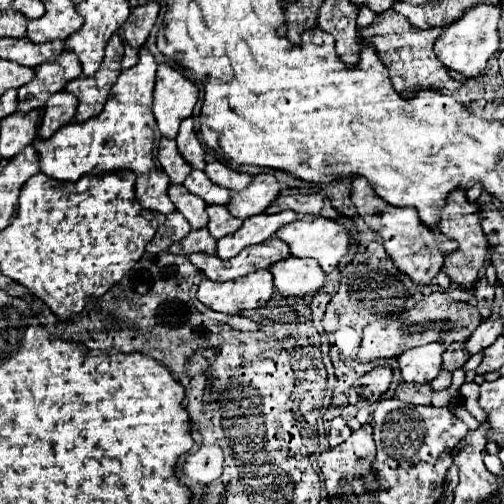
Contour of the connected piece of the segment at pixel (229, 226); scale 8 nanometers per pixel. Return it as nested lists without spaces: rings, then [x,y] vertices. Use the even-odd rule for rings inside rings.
[[[210,204],[206,208],[208,216],[210,216],[210,222],[208,222],[208,230],[210,234],[218,240],[226,234],[232,234],[236,232],[240,226],[242,226],[242,220],[240,218],[234,218],[226,206],[216,206],[216,204]]]

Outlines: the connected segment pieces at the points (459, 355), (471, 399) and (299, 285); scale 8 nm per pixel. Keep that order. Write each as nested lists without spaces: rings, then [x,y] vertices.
[[[454,342],[454,344],[446,346],[442,366],[444,366],[444,370],[450,370],[450,372],[452,372],[452,370],[464,366],[468,358],[470,358],[470,354],[468,354],[466,350],[462,350],[462,344],[460,344],[460,342]]]
[[[465,382],[460,388],[460,393],[465,399],[465,408],[482,423],[488,421],[488,417],[478,404],[479,389],[480,387],[475,387],[475,382]]]
[[[290,256],[288,260],[270,266],[274,276],[274,286],[282,296],[306,296],[316,294],[324,282],[326,274],[314,260],[300,260]]]

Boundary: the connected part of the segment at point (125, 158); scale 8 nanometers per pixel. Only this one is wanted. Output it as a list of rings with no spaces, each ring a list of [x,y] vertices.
[[[142,48],[138,54],[138,64],[124,70],[116,86],[112,88],[104,110],[78,124],[70,122],[56,130],[48,140],[34,140],[32,146],[40,154],[40,170],[56,180],[76,182],[84,174],[102,174],[110,170],[132,170],[136,174],[136,200],[146,210],[156,210],[162,214],[174,212],[174,204],[168,198],[170,178],[162,170],[156,158],[160,132],[152,114],[152,90],[156,78],[156,60]]]

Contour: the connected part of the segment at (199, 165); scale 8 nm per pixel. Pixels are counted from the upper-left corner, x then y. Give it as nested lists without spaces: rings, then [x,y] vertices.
[[[186,118],[180,126],[180,132],[178,132],[178,150],[182,154],[182,158],[196,170],[204,170],[206,162],[204,162],[204,148],[194,132],[194,124],[192,124],[192,118]]]

